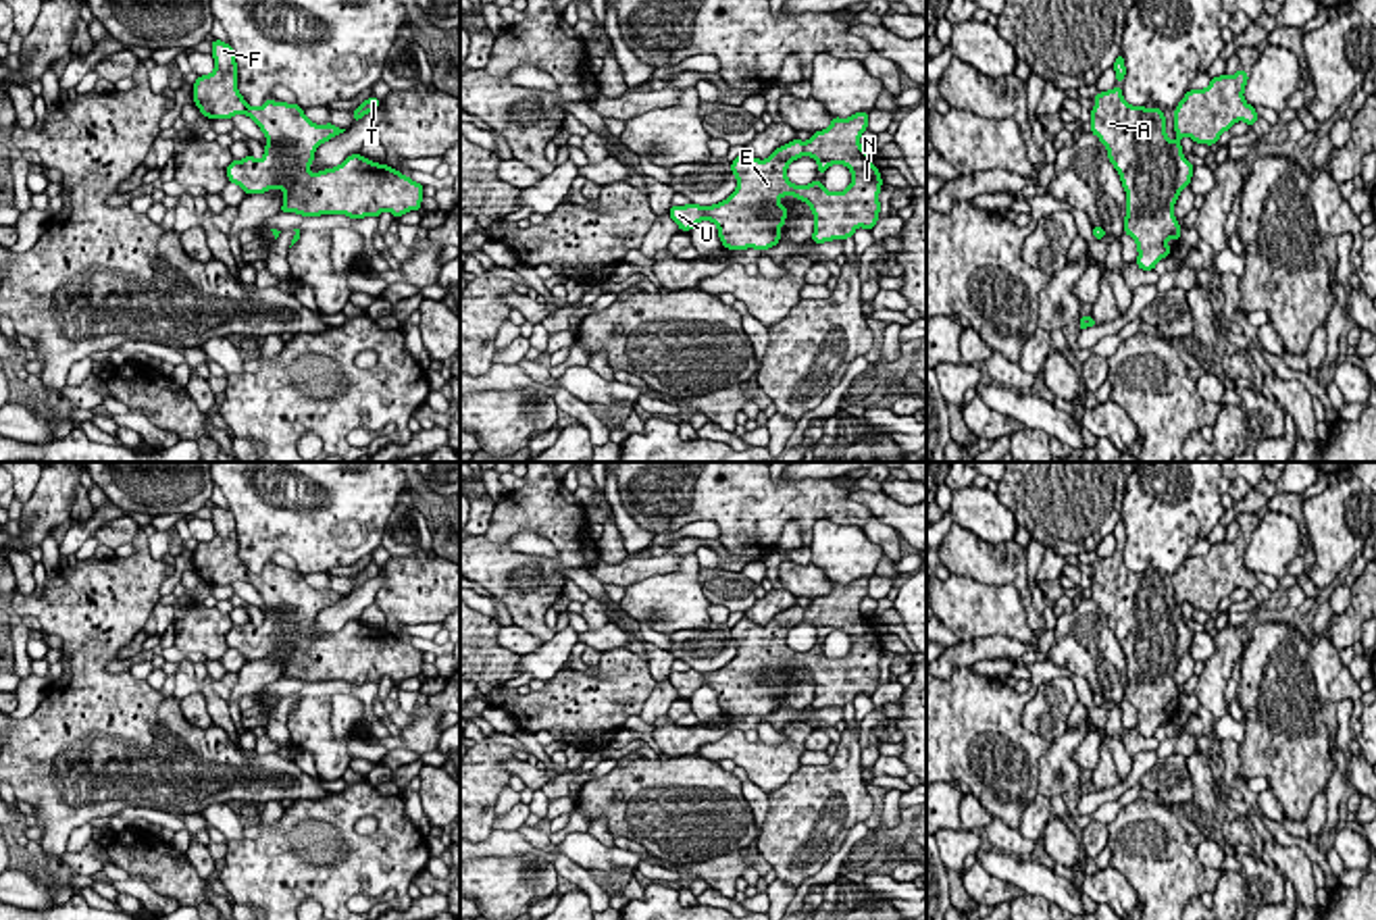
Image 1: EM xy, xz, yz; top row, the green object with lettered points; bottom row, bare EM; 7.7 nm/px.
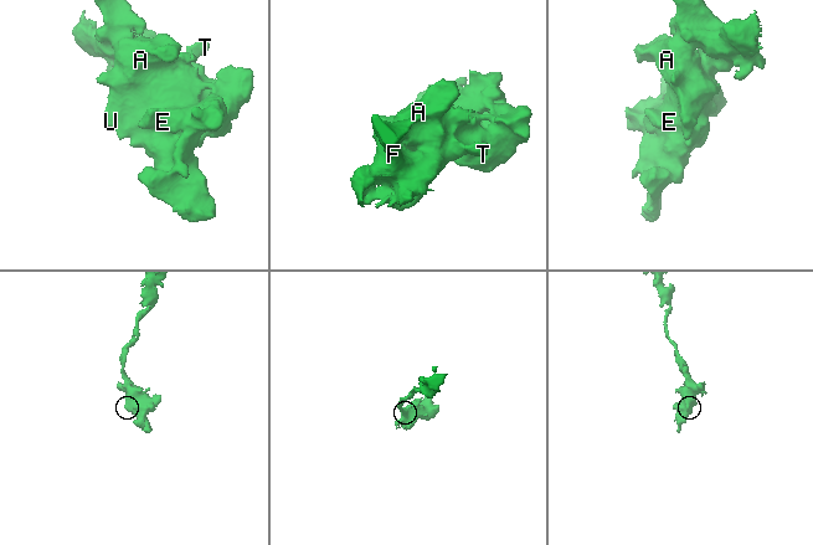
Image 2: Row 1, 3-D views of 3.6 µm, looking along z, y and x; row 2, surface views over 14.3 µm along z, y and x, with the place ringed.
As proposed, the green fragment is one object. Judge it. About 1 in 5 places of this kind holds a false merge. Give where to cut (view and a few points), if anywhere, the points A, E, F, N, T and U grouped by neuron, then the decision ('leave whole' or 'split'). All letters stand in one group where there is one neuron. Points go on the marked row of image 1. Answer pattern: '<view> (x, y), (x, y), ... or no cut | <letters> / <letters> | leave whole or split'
no cut | A E F N T U | leave whole

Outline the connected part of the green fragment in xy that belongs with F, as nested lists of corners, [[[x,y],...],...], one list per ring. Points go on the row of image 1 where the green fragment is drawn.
[[[212,40],[212,58],[214,71],[210,75],[200,75],[192,85],[194,104],[212,121],[246,114],[269,139],[260,160],[254,156],[231,160],[225,171],[227,179],[237,183],[248,196],[264,194],[275,187],[283,189],[285,196],[279,212],[296,212],[302,216],[346,214],[350,219],[377,219],[383,210],[389,210],[396,219],[400,219],[404,212],[421,210],[425,185],[404,177],[387,164],[364,158],[360,152],[350,154],[339,167],[312,173],[310,162],[314,160],[314,150],[346,129],[335,127],[333,123],[312,123],[302,112],[300,104],[275,102],[269,98],[260,108],[250,106],[237,90],[237,62],[231,44]]]

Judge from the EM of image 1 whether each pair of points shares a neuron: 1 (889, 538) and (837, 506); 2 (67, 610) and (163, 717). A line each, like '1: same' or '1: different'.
1: different
2: same

